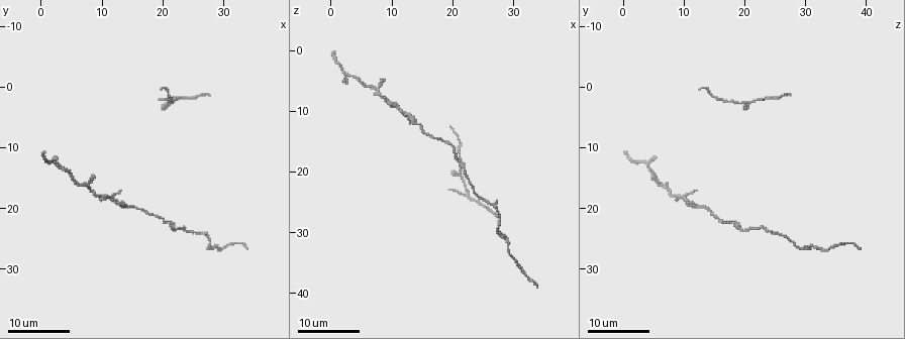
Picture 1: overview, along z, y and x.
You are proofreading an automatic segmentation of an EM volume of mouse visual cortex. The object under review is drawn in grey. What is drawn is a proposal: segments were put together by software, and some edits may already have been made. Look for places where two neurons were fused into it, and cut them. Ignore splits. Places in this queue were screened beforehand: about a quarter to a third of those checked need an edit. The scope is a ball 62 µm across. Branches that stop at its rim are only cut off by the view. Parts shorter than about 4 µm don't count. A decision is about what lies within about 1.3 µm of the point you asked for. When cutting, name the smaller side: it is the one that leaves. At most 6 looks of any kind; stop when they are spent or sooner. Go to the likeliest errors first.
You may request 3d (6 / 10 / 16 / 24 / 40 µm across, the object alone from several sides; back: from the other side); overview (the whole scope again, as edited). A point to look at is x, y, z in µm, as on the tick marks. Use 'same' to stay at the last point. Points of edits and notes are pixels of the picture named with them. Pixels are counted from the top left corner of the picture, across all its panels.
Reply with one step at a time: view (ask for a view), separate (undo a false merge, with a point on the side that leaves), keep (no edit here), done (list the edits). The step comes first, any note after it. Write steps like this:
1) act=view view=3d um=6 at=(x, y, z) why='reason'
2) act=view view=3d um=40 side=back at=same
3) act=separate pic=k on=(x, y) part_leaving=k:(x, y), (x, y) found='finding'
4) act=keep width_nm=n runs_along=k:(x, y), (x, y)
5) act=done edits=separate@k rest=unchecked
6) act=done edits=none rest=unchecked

act=view view=3d um=16 at=(21.5, 3.0, 20.5) why='three arms meet'

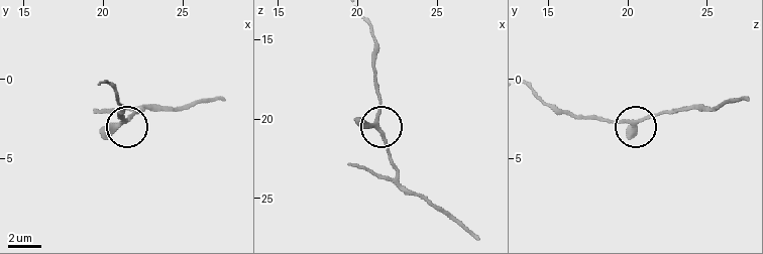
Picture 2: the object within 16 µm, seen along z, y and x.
act=view view=3d um=6 at=(21.2, 2.7, 20.4)

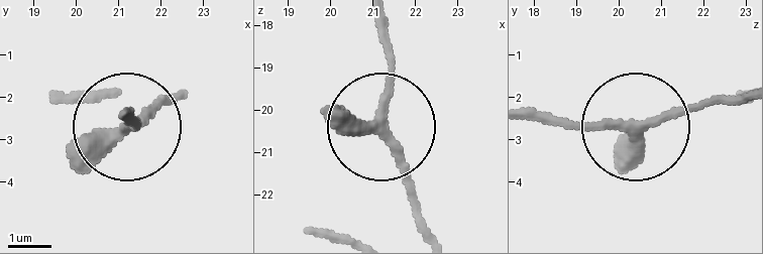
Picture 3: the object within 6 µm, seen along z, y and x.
act=keep arms=3 found='continuous, no second neuron'

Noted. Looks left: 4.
act=view view=3d um=16 at=(11.5, 17.5, 10.0) why='three arms meet'

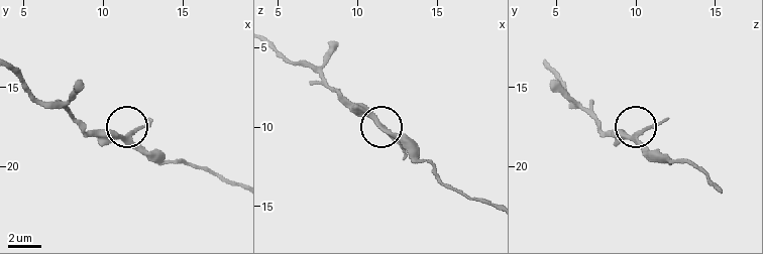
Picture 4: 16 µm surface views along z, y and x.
act=view view=3d um=10 at=(11.6, 17.8, 10.1) why='zoom in'

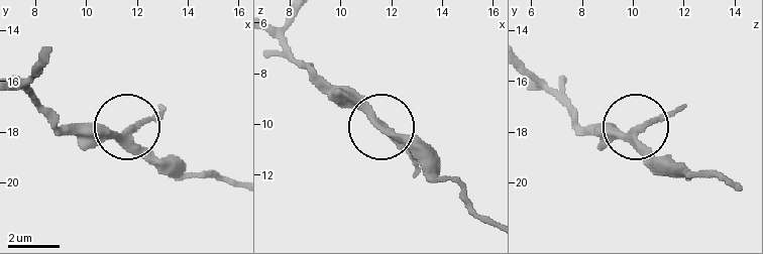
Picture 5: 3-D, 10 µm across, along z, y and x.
act=keep side_arm_um=19 found='all the same neuron'

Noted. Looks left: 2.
act=view view=3d um=16 at=(7.5, 16.0, 6.0) why='four or more arms meet'

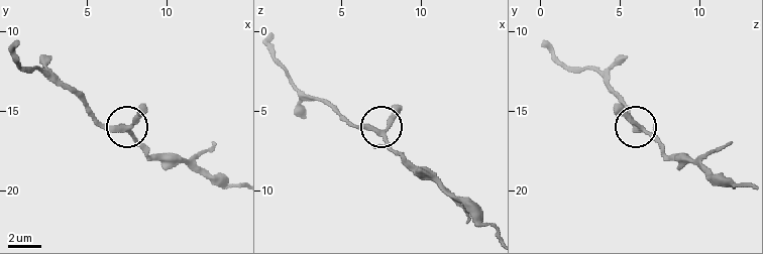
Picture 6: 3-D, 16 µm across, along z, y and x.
act=view view=3d um=10 at=(7.6, 16.1, 6.3) why='zoom in'

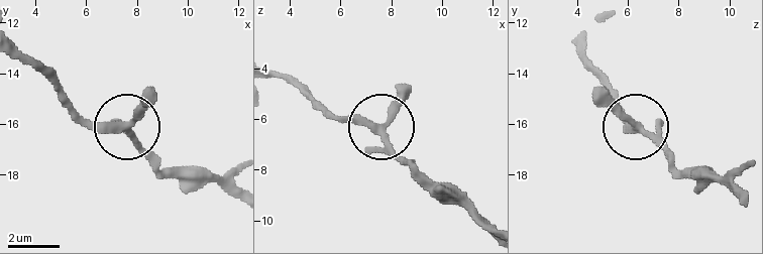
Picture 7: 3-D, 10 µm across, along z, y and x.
act=keep width_nm=280 runs_along=7:(491, 232), (432, 191), (379, 128), (347, 121), (317, 102) found='one neuron here'

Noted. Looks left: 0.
act=done edits=none rest=unchecked

